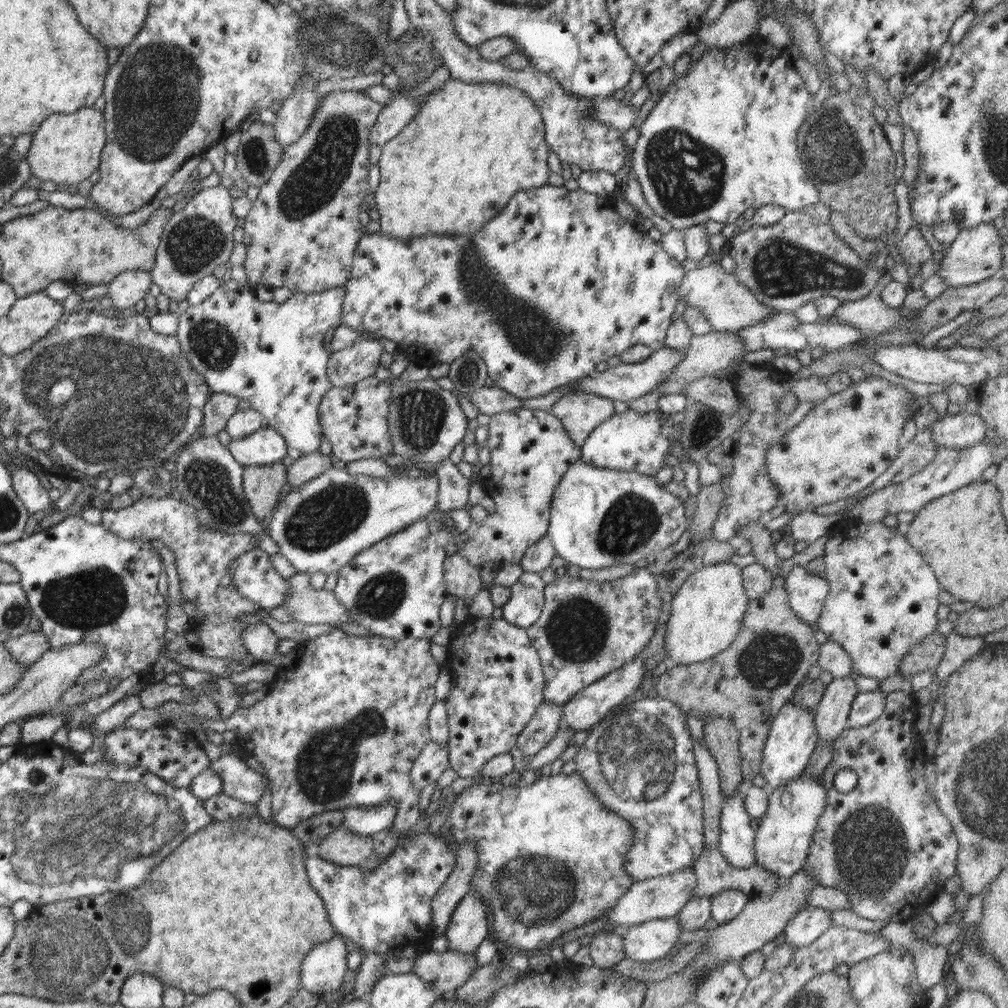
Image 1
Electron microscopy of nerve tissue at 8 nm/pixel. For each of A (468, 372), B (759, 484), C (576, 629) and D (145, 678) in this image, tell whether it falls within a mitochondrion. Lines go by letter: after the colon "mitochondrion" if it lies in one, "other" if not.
A: mitochondrion
B: other
C: mitochondrion
D: other

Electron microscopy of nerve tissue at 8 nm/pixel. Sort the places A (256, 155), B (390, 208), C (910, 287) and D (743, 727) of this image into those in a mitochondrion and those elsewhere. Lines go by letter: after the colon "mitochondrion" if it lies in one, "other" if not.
A: mitochondrion
B: other
C: other
D: other

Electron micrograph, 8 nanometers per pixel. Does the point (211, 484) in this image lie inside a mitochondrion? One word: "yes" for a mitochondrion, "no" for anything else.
yes

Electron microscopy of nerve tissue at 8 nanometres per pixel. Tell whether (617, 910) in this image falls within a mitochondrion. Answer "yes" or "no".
no

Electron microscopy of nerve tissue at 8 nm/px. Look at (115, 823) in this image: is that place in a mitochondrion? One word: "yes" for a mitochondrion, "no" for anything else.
yes

